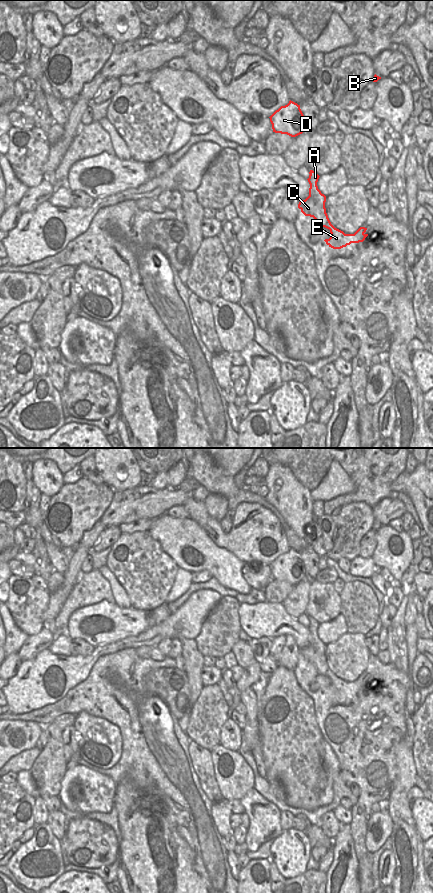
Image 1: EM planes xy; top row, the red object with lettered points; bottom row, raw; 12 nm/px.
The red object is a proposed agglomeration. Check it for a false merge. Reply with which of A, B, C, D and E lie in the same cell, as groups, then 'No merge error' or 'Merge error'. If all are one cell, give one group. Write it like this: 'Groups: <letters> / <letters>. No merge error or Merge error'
Groups: A B C D E. No merge error.

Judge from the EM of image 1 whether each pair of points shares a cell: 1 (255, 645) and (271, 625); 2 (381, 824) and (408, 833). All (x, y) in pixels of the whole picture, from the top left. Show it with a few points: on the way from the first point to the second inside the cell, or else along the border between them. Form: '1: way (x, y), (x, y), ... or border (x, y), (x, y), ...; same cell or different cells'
1: border (251, 637), (266, 637), (270, 639); different cells
2: border (393, 823), (391, 834), (388, 837); different cells

